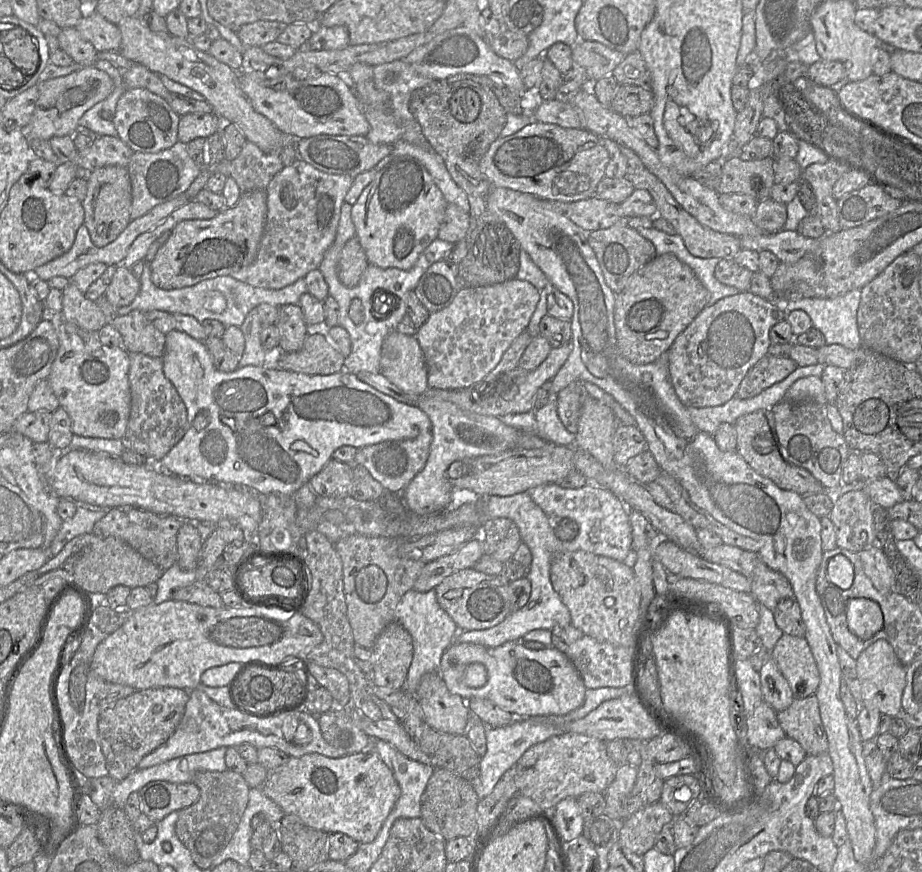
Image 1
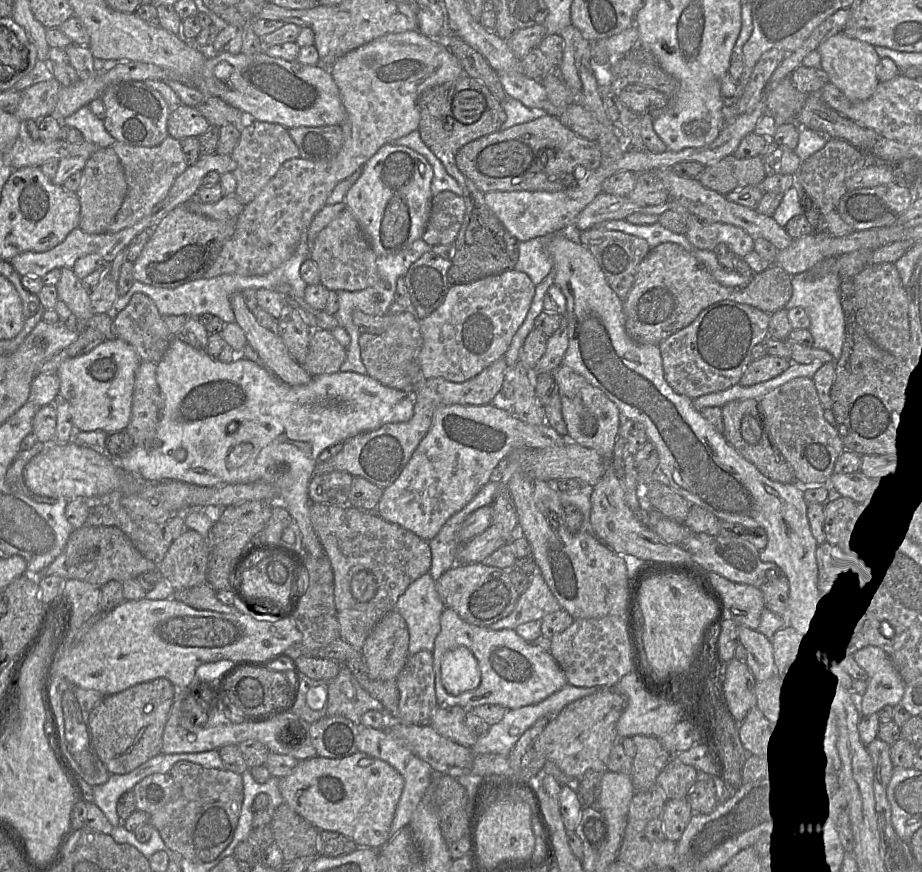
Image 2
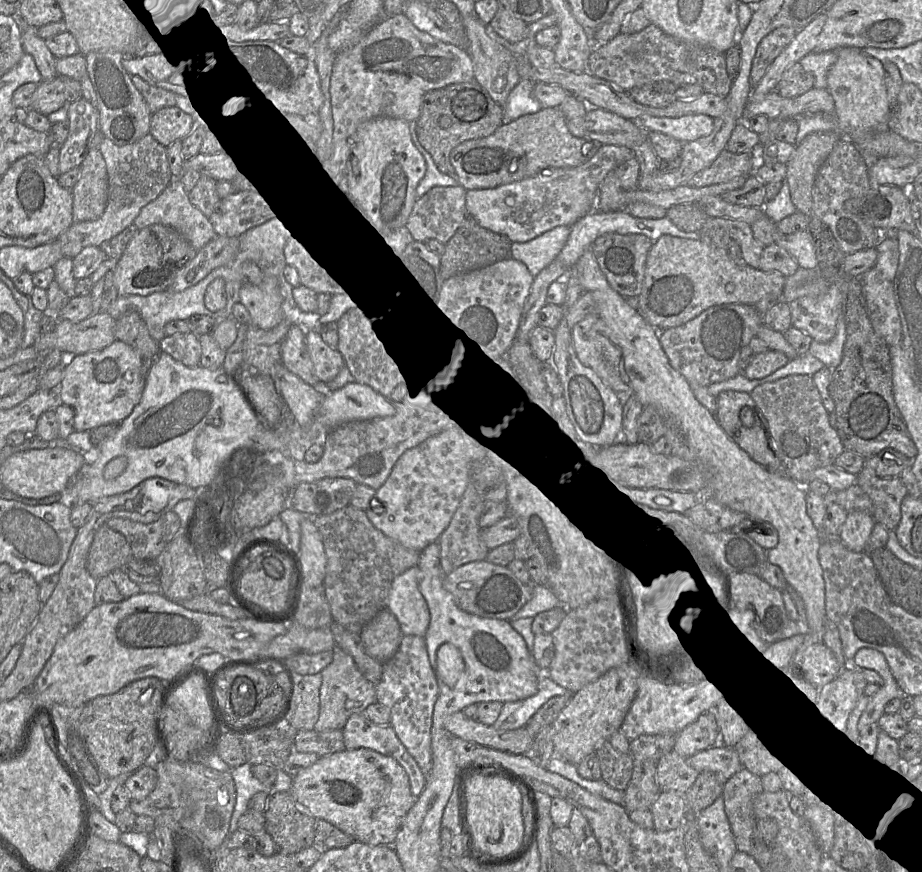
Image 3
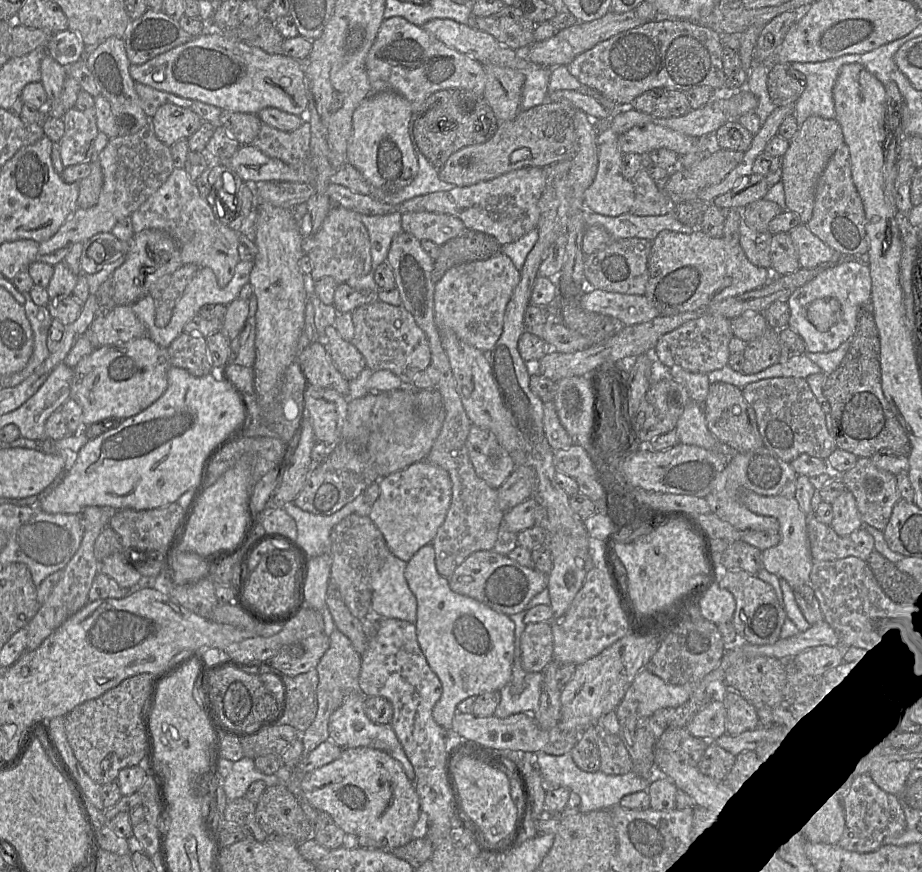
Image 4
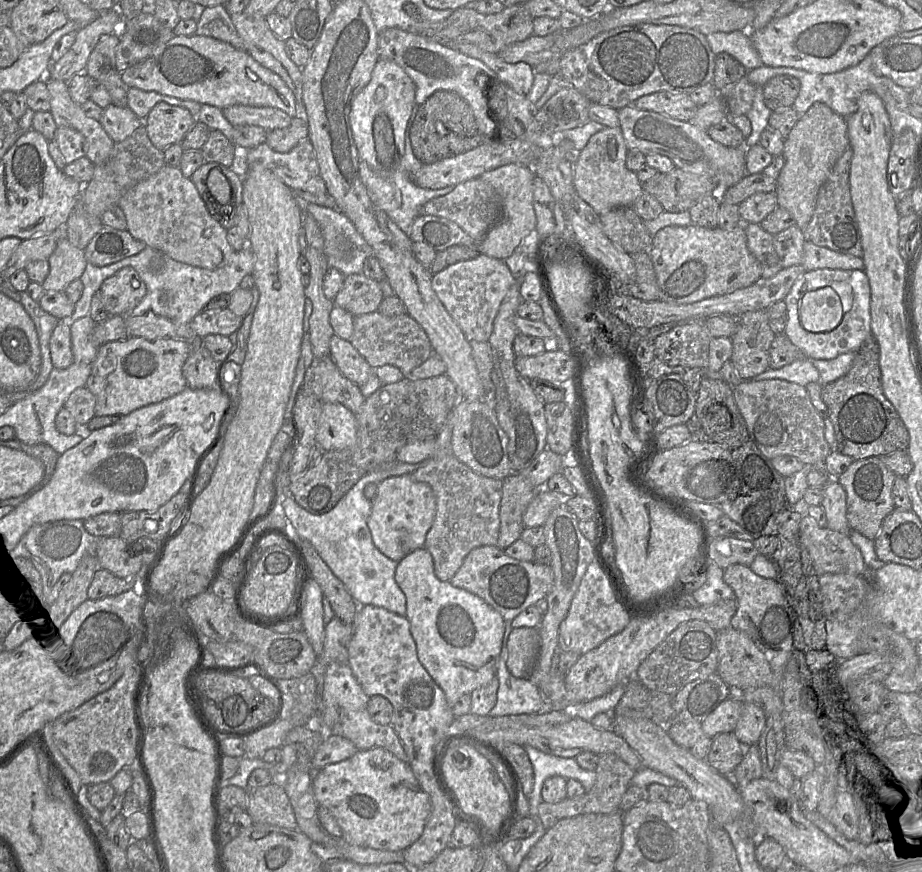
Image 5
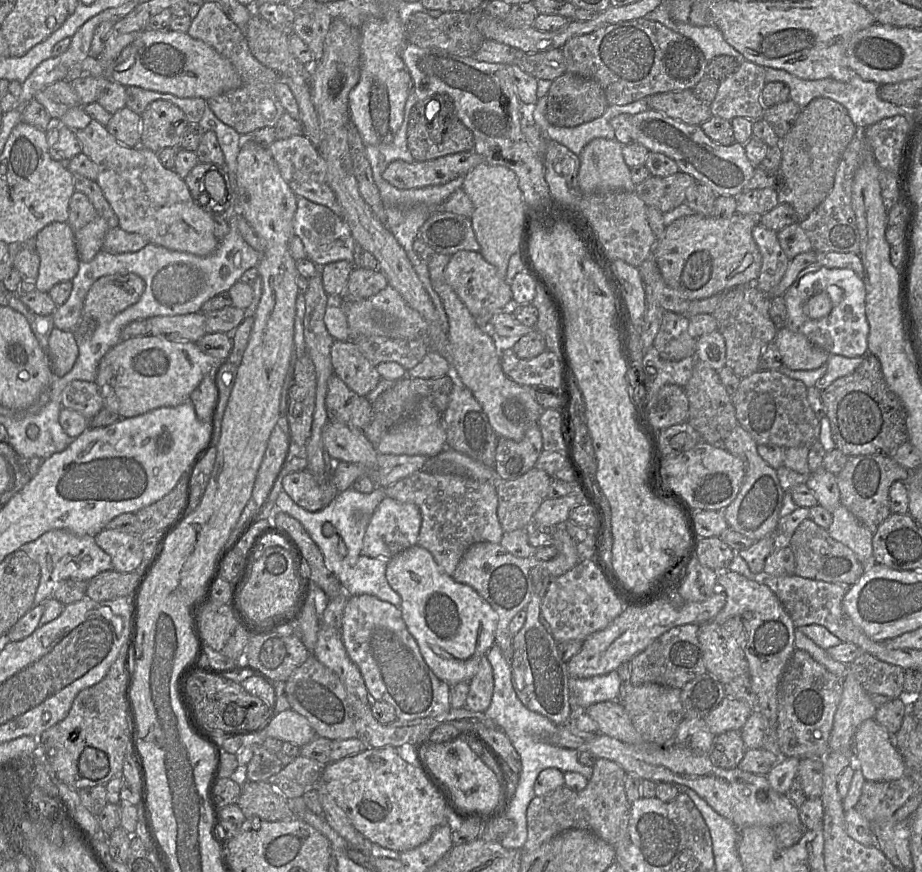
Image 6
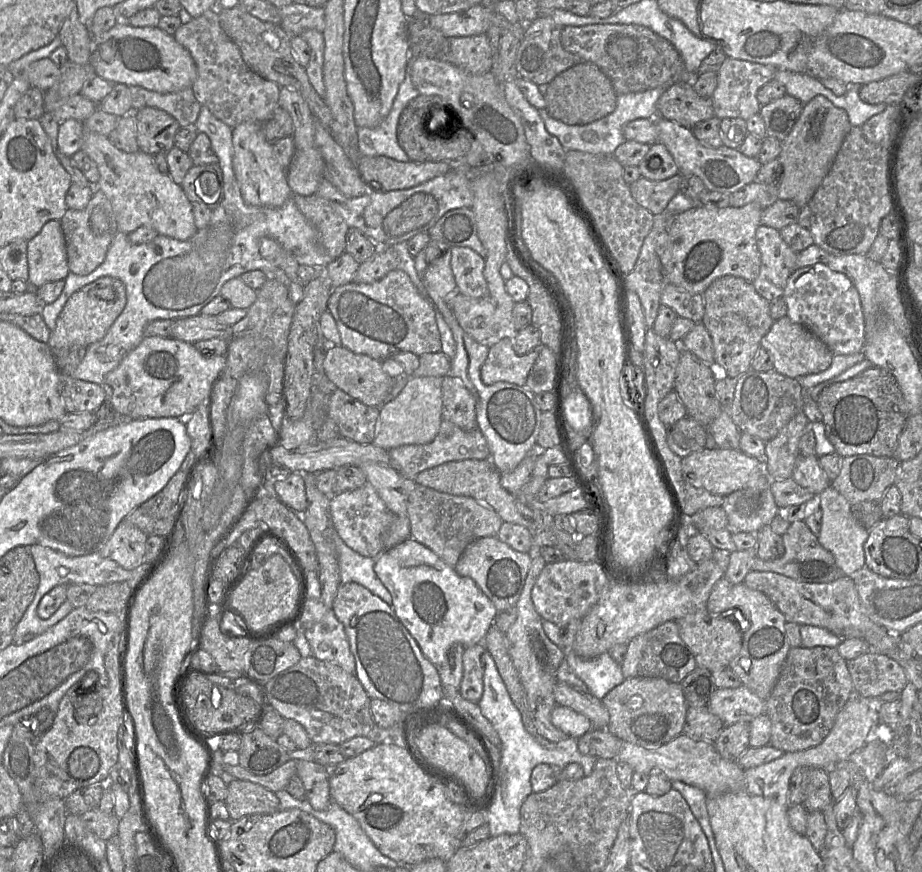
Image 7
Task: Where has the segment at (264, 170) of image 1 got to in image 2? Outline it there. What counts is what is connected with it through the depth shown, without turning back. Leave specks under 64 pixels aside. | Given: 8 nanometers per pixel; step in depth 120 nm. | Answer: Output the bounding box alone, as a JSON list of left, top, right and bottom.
[231,120,300,206]

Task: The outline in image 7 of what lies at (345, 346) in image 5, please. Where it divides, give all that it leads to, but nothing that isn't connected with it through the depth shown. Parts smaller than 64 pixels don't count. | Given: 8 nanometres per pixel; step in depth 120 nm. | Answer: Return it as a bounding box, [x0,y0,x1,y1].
[323,345,394,407]

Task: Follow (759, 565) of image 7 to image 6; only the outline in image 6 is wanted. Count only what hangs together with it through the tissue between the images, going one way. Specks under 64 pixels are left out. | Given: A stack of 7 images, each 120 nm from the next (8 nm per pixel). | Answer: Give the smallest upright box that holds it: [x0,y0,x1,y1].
[789,518,866,586]

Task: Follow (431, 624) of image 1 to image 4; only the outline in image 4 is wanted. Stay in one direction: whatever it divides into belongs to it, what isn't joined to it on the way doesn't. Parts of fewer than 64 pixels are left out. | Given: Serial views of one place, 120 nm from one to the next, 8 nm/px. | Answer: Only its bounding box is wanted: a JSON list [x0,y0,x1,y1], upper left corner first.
[372,554,417,624]

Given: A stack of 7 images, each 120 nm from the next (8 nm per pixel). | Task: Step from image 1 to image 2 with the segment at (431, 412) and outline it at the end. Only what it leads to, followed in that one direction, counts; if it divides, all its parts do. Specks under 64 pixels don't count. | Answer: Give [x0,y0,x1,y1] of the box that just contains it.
[376,404,565,540]

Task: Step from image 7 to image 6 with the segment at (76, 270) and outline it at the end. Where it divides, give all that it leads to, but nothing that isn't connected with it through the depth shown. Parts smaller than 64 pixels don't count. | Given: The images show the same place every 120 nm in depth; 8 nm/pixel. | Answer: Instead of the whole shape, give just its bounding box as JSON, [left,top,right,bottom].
[74,215,109,262]

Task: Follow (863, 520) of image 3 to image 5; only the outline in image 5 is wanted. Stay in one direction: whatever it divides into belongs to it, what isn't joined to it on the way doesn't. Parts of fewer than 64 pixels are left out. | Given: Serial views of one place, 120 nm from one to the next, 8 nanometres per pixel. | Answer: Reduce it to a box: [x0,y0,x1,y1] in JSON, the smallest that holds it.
[821,478,850,535]

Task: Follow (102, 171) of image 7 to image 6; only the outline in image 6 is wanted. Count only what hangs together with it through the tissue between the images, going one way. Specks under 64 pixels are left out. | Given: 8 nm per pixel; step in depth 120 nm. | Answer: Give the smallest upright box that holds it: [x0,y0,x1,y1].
[54,106,219,257]

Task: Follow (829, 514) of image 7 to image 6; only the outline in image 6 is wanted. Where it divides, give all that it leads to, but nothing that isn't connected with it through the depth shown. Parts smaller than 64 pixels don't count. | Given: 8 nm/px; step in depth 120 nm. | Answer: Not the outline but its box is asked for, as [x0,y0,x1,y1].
[827,504,877,569]

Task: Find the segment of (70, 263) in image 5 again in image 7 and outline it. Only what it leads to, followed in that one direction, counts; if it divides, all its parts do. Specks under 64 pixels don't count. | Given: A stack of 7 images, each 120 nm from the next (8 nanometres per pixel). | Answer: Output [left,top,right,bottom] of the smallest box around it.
[27,221,70,287]

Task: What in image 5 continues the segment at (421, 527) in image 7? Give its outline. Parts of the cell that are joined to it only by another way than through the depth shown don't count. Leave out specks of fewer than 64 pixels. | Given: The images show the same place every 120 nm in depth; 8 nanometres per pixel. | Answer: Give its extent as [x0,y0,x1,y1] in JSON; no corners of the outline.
[412,411,503,581]

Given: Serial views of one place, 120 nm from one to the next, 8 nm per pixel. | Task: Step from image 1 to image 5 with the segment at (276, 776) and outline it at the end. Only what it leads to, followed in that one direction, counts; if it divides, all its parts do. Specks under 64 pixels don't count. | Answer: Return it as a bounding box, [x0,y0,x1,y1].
[313,748,431,851]

